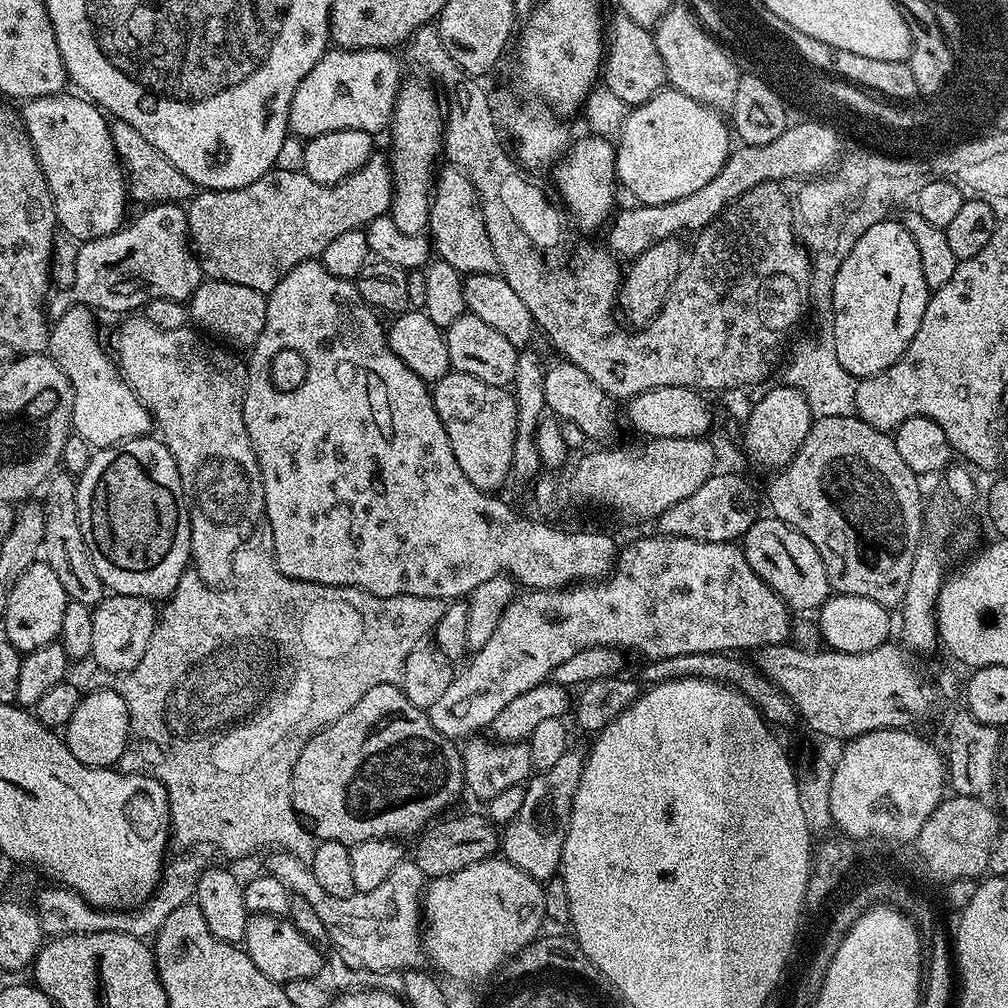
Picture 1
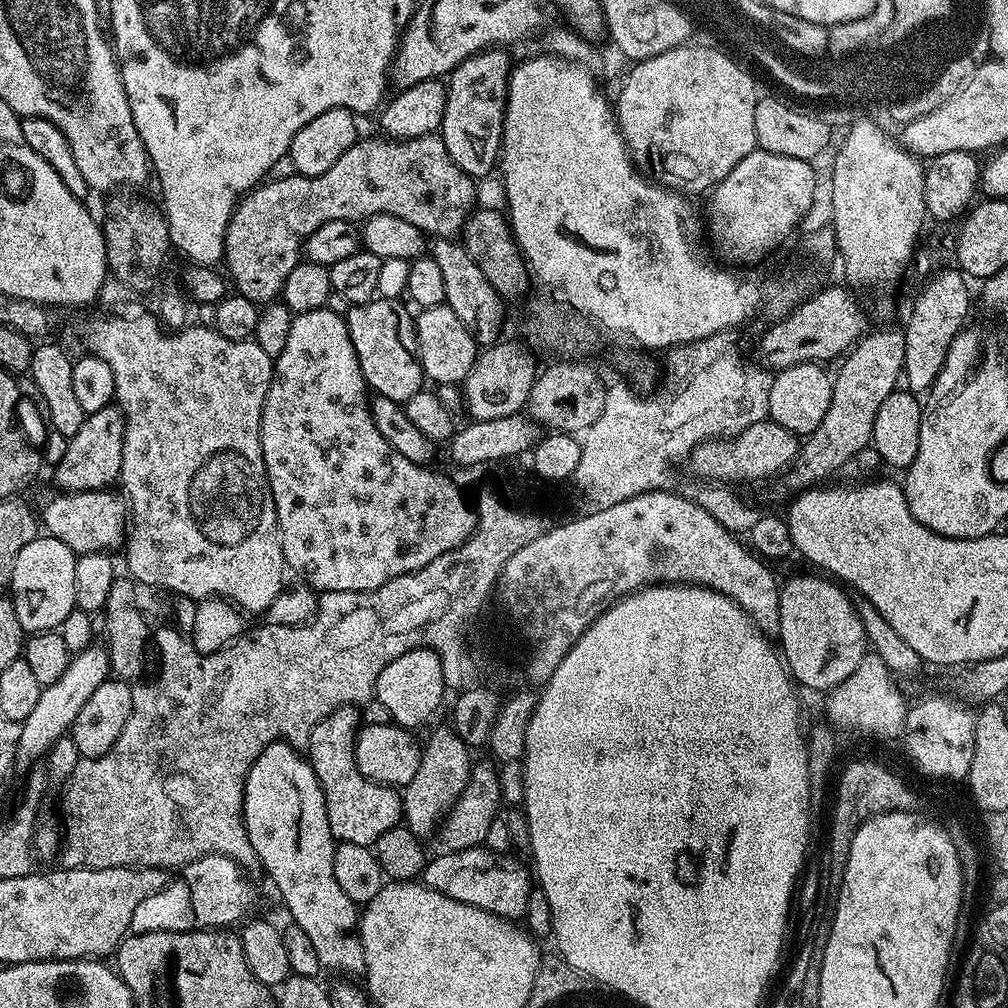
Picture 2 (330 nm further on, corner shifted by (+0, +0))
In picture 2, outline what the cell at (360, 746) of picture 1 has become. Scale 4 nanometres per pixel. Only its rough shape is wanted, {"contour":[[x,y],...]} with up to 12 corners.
{"contour":[[355,707],[314,726],[306,759],[337,841],[372,846],[402,820],[395,787],[354,758]]}

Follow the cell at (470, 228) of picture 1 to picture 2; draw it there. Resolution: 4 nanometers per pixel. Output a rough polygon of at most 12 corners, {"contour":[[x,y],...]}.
{"contour":[[439,135],[357,139],[241,199],[223,267],[272,302],[318,226],[452,238],[476,188]]}

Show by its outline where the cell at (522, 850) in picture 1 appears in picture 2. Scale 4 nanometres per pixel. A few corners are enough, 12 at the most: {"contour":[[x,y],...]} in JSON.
{"contour":[[441,851],[422,882],[523,921],[534,884],[512,854]]}

